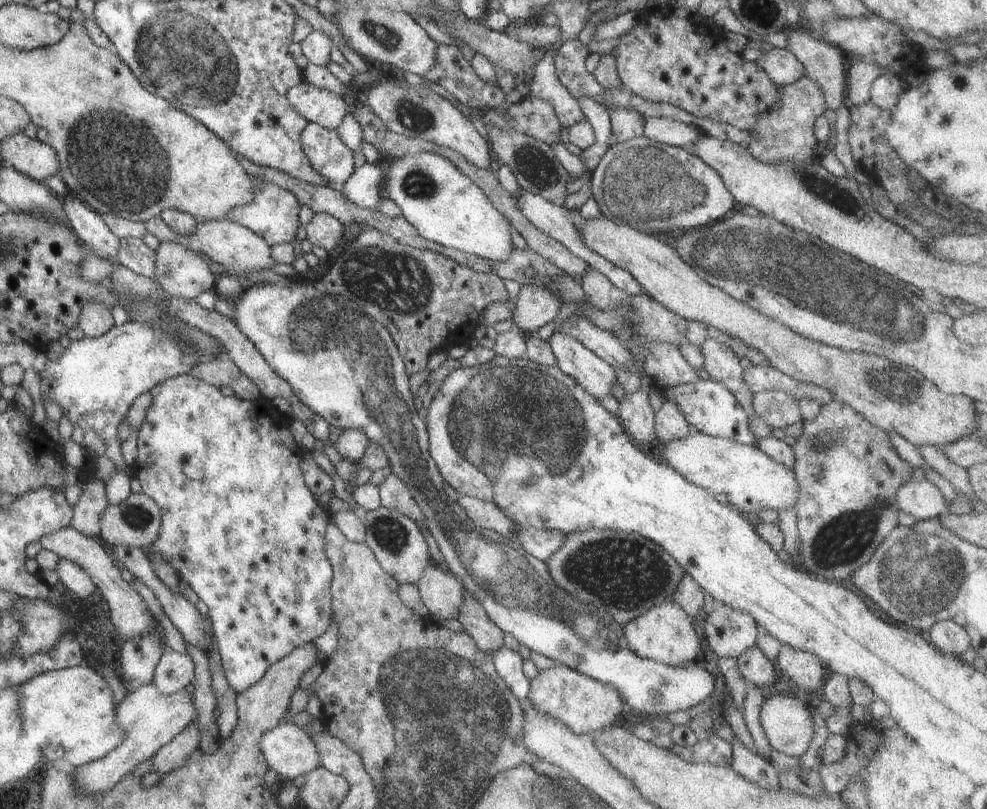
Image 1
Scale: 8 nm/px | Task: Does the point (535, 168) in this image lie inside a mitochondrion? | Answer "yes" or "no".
yes

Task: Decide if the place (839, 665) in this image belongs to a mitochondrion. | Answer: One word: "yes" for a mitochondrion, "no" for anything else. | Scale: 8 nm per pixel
no

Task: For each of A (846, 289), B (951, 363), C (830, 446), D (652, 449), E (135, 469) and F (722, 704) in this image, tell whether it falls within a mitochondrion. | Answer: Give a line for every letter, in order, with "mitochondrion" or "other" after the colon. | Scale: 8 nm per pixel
A: mitochondrion
B: other
C: mitochondrion
D: other
E: other
F: other

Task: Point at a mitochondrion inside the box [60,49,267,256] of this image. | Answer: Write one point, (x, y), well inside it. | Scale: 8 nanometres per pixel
(98, 77)

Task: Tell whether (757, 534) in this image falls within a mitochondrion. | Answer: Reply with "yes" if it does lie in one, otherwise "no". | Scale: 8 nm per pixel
no

